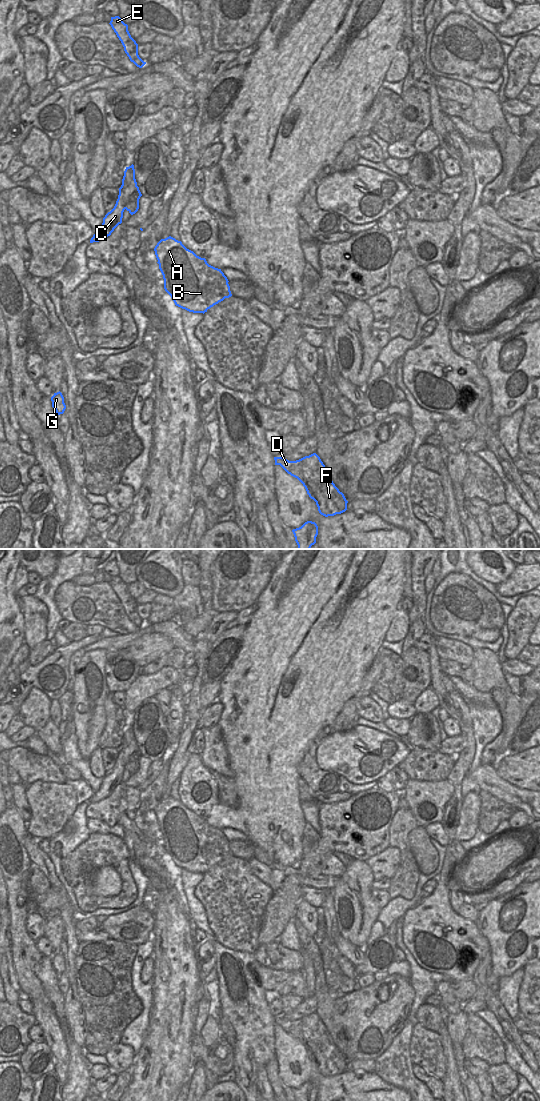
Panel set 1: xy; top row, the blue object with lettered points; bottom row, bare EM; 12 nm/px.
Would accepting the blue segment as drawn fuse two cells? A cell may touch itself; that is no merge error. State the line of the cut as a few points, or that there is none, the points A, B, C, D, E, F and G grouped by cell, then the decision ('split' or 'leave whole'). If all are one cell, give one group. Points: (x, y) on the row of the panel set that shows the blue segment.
cut xy (137, 186), (129, 197), (125, 208); groups A B D E F / C G; split

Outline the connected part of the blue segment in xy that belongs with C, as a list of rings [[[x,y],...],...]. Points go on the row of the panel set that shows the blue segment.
[[[132,164],[131,166],[126,167],[124,171],[122,185],[119,188],[119,195],[114,208],[105,215],[100,229],[95,232],[90,243],[99,242],[107,238],[111,235],[114,229],[122,223],[123,212],[126,209],[128,199],[131,194],[135,192],[136,187],[135,169]]]

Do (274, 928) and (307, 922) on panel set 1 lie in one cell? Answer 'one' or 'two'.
two

